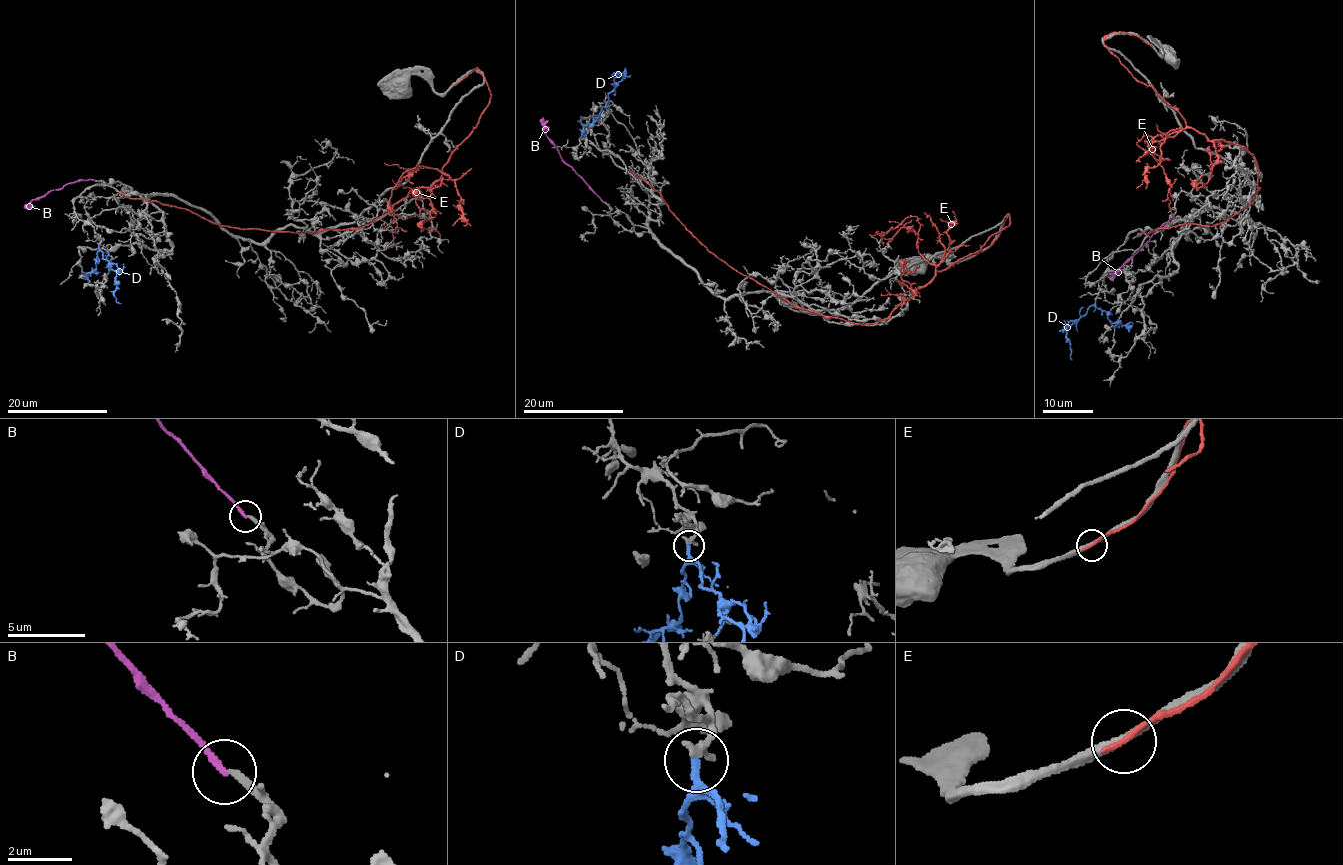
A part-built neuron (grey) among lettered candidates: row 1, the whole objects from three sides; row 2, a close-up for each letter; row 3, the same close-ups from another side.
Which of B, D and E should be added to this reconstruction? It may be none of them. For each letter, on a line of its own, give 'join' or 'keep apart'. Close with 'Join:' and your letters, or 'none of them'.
B: keep apart
D: join
E: keep apart
Join: D

